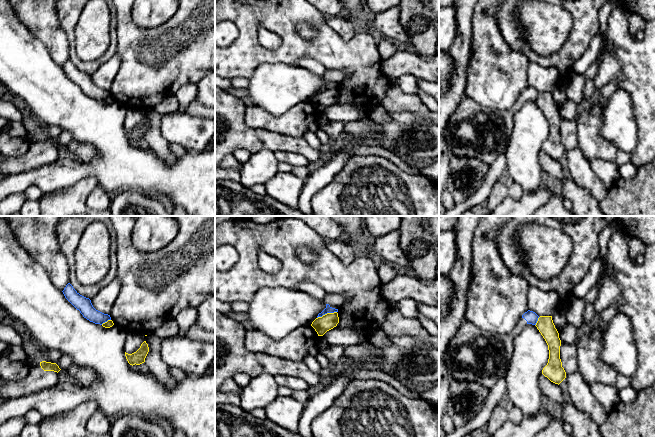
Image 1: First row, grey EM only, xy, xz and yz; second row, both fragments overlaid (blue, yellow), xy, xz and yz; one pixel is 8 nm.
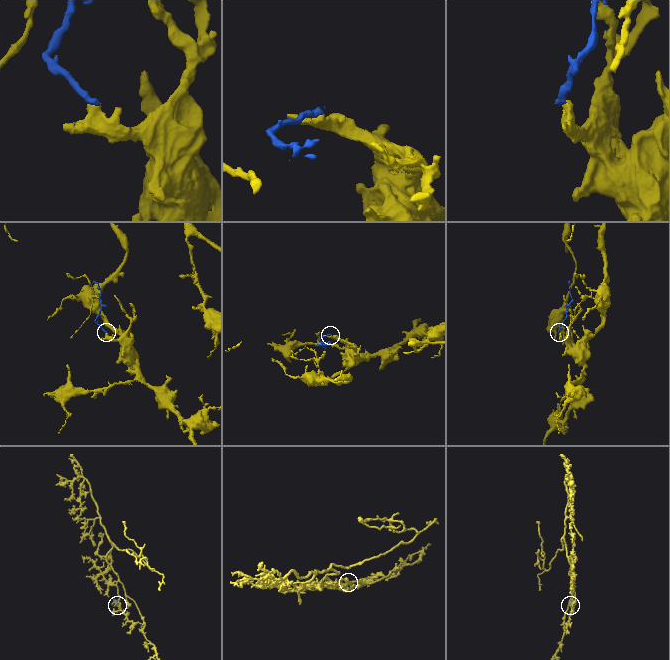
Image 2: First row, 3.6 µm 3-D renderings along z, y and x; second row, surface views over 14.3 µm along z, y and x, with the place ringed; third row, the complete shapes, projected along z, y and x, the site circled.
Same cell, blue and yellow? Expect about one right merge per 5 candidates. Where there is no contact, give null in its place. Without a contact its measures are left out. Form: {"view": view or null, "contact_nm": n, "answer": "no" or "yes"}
{"view": "xz", "contact_nm": 170, "answer": "no"}

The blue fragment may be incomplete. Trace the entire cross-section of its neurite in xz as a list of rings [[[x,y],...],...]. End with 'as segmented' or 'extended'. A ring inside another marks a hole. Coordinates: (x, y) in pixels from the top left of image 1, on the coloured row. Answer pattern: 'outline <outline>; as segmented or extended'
outline [[[327,294],[325,295],[324,299],[322,300],[323,303],[326,304],[326,308],[318,314],[318,317],[322,317],[323,315],[327,313],[334,313],[338,312],[339,307],[343,303],[343,298],[342,296],[338,294]]]; extended

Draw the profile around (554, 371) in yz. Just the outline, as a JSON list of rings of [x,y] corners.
[[[540,316],[535,326],[545,339],[549,350],[548,363],[543,368],[542,374],[551,382],[559,385],[566,378],[566,372],[560,359],[561,340],[552,316]]]

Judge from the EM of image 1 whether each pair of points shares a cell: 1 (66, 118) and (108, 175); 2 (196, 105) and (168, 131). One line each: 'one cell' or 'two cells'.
1: one cell
2: two cells

